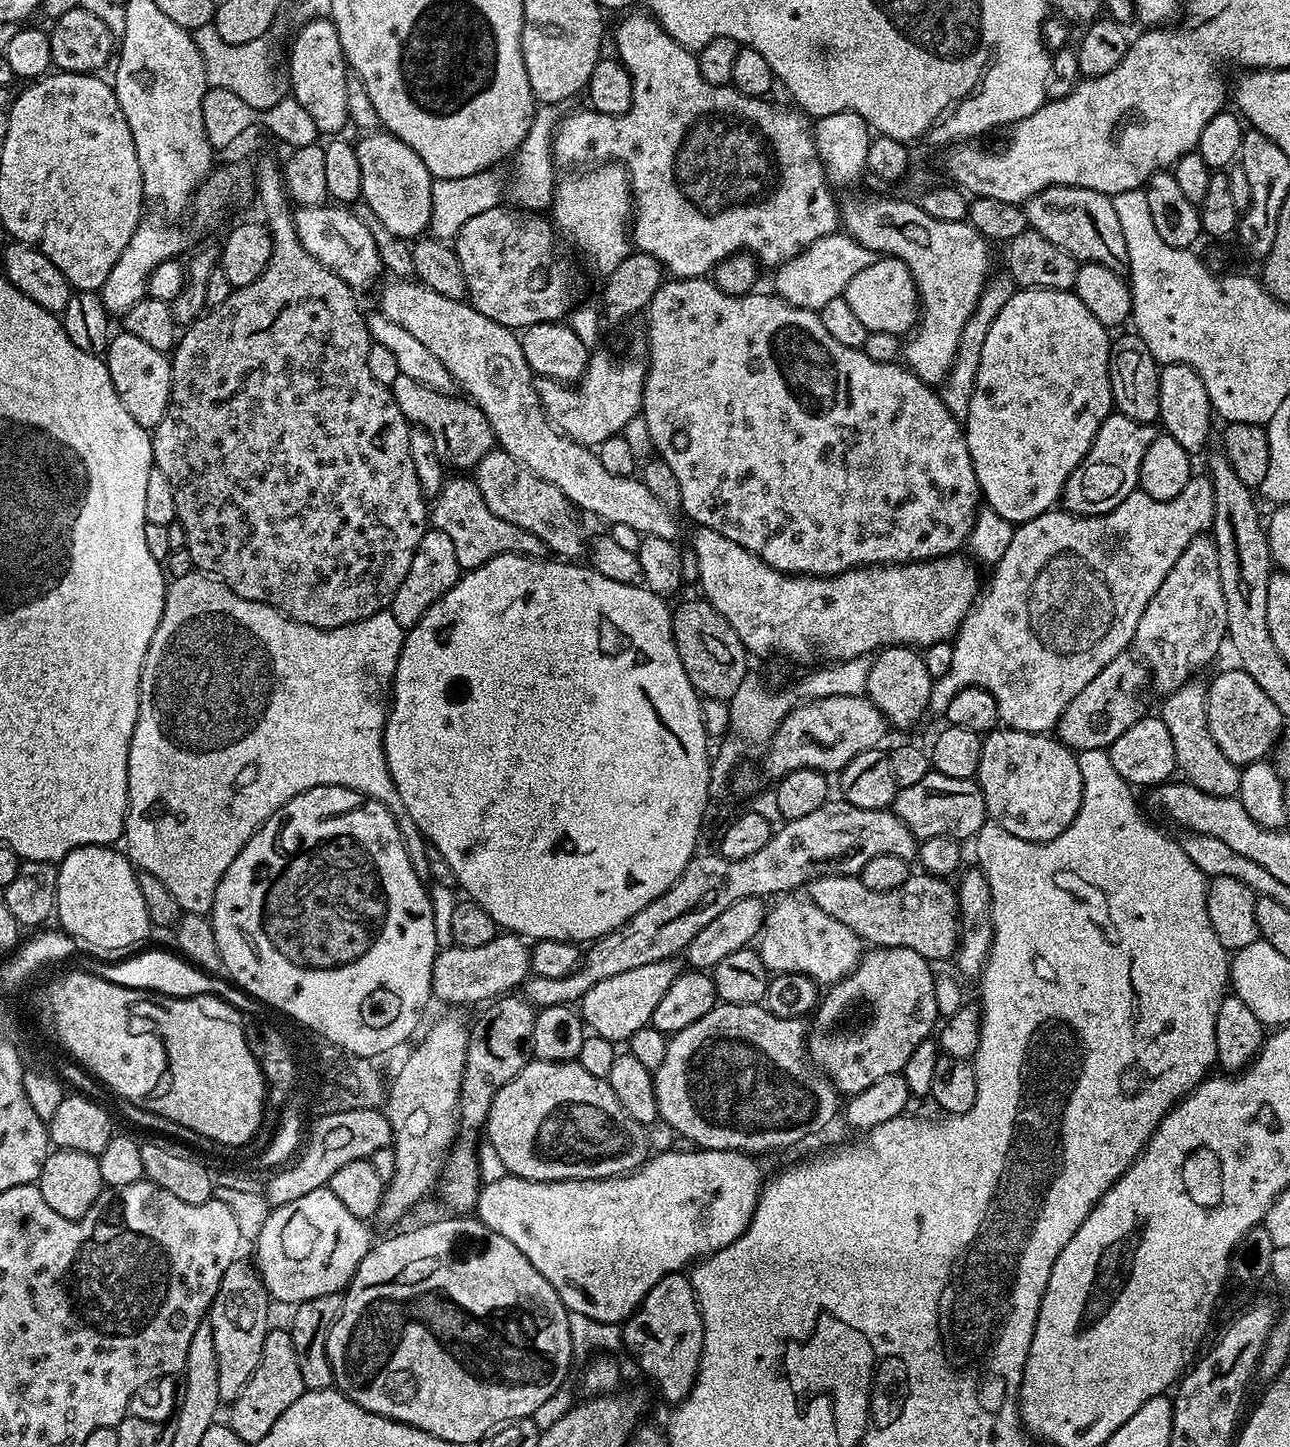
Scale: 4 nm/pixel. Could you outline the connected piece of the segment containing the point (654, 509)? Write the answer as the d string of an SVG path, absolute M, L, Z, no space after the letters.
M396 278L391 282L393 284L386 285L380 292L378 311L390 318L390 322L396 322L403 329L410 330L410 334L414 334L414 338L418 338L418 342L422 342L422 346L426 346L426 350L430 350L430 354L434 354L434 358L438 358L438 362L446 366L453 381L468 391L467 399L480 407L482 414L486 414L486 422L490 422L495 443L506 454L510 454L510 458L514 458L523 468L529 468L550 486L558 486L558 490L562 490L564 497L577 509L585 508L586 511L593 512L598 519L605 520L605 525L630 526L638 530L641 537L661 536L670 541L677 539L673 509L662 506L662 502L658 502L658 498L654 498L654 494L646 490L643 480L635 475L610 474L610 470L602 466L599 455L591 447L571 440L549 420L544 413L544 407L540 405L540 396L536 393L532 367L526 362L520 337L513 329L486 318L486 314L482 314L464 300L446 298L430 290L425 284L413 282L408 278Z

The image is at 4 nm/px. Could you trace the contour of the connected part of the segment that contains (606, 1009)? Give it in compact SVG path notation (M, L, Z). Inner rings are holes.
M672 960L662 962L650 962L650 966L637 966L635 970L626 970L626 974L614 974L614 978L606 978L598 982L578 1001L578 1011L581 1020L595 1035L606 1038L613 1042L628 1042L635 1031L642 1030L643 1027L651 1025L652 1015L658 1007L658 1002L670 990L670 986L676 981L678 968L675 968Z

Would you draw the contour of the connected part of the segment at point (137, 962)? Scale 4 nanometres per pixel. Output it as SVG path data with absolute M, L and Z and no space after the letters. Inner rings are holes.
M137 951L135 954L132 954L137 954L137 956L132 956L129 958L129 960L120 960L117 962L117 964L95 965L94 971L96 975L101 976L101 978L104 980L109 980L115 984L121 984L127 988L143 988L144 991L149 994L164 994L169 990L176 990L172 988L185 988L185 990L188 991L185 993L196 994L192 992L204 992L207 990L207 988L209 988L209 990L212 991L214 995L221 996L221 998L224 999L226 1003L233 1004L233 1006L236 1008L248 1008L250 1006L253 1007L254 1001L247 992L233 986L227 979L209 979L205 973L197 970L195 967L193 967L193 965L189 964L187 960L181 958L179 955L173 954L173 956L171 956L171 954L168 952L139 952L140 951Z

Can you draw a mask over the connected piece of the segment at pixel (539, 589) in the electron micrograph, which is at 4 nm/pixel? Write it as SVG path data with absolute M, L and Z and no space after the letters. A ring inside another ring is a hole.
M506 554L486 562L482 566L465 571L461 575L460 581L422 618L414 625L413 628L407 629L404 645L400 651L400 656L396 659L396 673L392 679L390 689L390 707L386 712L384 722L384 753L386 762L390 770L390 778L394 778L394 786L398 794L402 794L402 806L406 806L408 816L414 818L418 830L423 834L425 840L432 843L438 850L442 850L442 858L450 862L450 870L454 870L457 885L462 889L463 895L469 900L473 900L505 933L515 934L521 938L527 938L529 941L538 940L566 940L569 942L591 942L600 940L606 934L610 934L616 928L620 928L629 920L638 914L654 898L658 898L686 870L686 866L692 861L692 857L697 855L696 839L700 836L700 827L704 824L704 811L710 804L708 787L710 786L711 766L710 766L710 746L708 743L710 737L704 729L703 716L700 713L701 697L698 695L696 688L686 678L686 670L682 670L682 658L678 658L678 650L674 642L672 633L672 608L666 606L665 601L660 598L648 598L652 600L624 600L626 586L622 582L614 582L614 578L606 578L598 574L595 568L585 566L583 568L580 562L565 562L560 558L537 558L534 556L515 556ZM456 684L460 684L461 692L455 696Z

